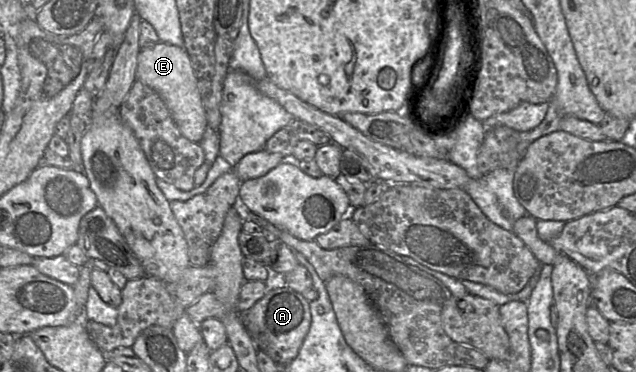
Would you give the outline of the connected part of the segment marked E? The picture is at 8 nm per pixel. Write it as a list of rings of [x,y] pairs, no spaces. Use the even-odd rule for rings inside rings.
[[[159,41],[152,47],[140,49],[137,56],[136,80],[160,95],[185,138],[194,143],[202,139],[207,119],[191,60],[184,48]]]

